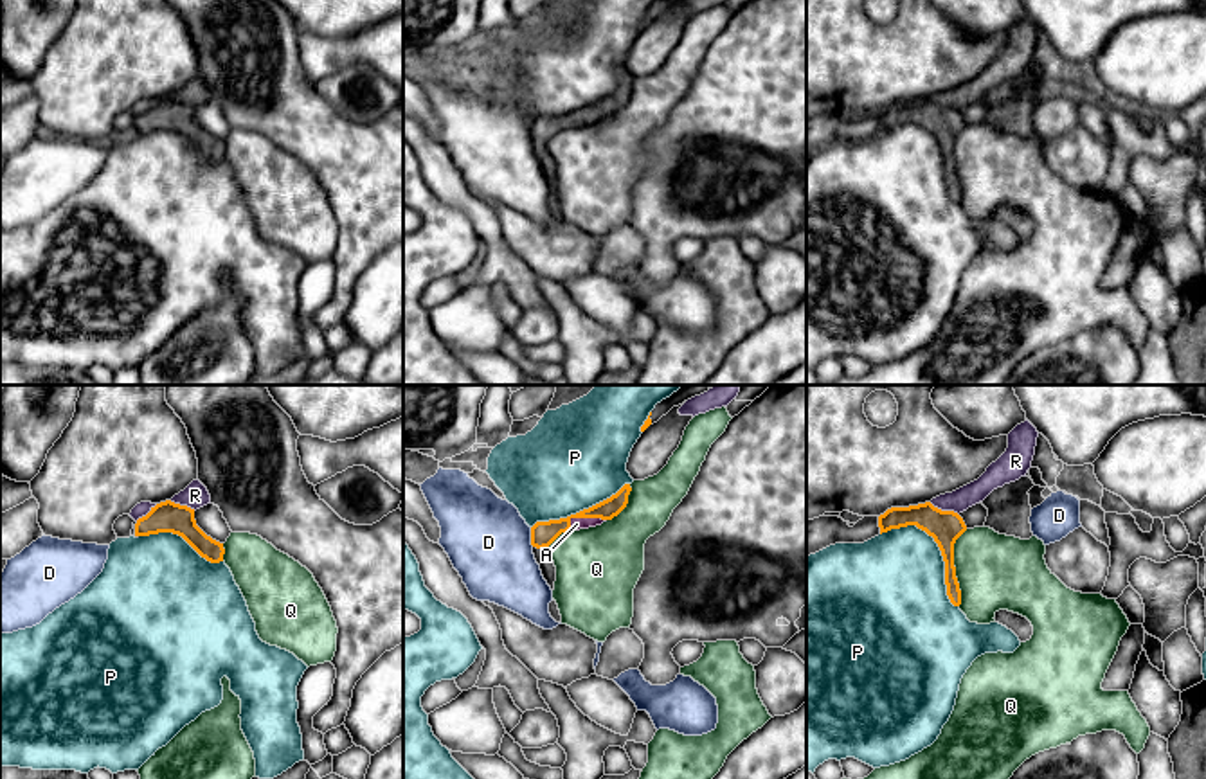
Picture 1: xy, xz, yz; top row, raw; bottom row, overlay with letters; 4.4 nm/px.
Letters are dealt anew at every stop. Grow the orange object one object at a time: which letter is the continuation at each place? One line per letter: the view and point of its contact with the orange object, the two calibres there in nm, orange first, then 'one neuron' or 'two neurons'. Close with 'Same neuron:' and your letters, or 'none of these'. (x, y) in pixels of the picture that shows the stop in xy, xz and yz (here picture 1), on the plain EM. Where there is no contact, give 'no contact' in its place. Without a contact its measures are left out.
A: contact xz (584, 114); calibres 110 and 60 nm; one neuron
D: contact xz (531, 134); calibres 110 and 380 nm; two neurons
P: contact yz (938, 143); calibres 150 and 440 nm; two neurons
Q: contact yz (954, 164); calibres 150 and 340 nm; two neurons
R: contact yz (944, 108); calibres 150 and 100 nm; two neurons
Same neuron: A

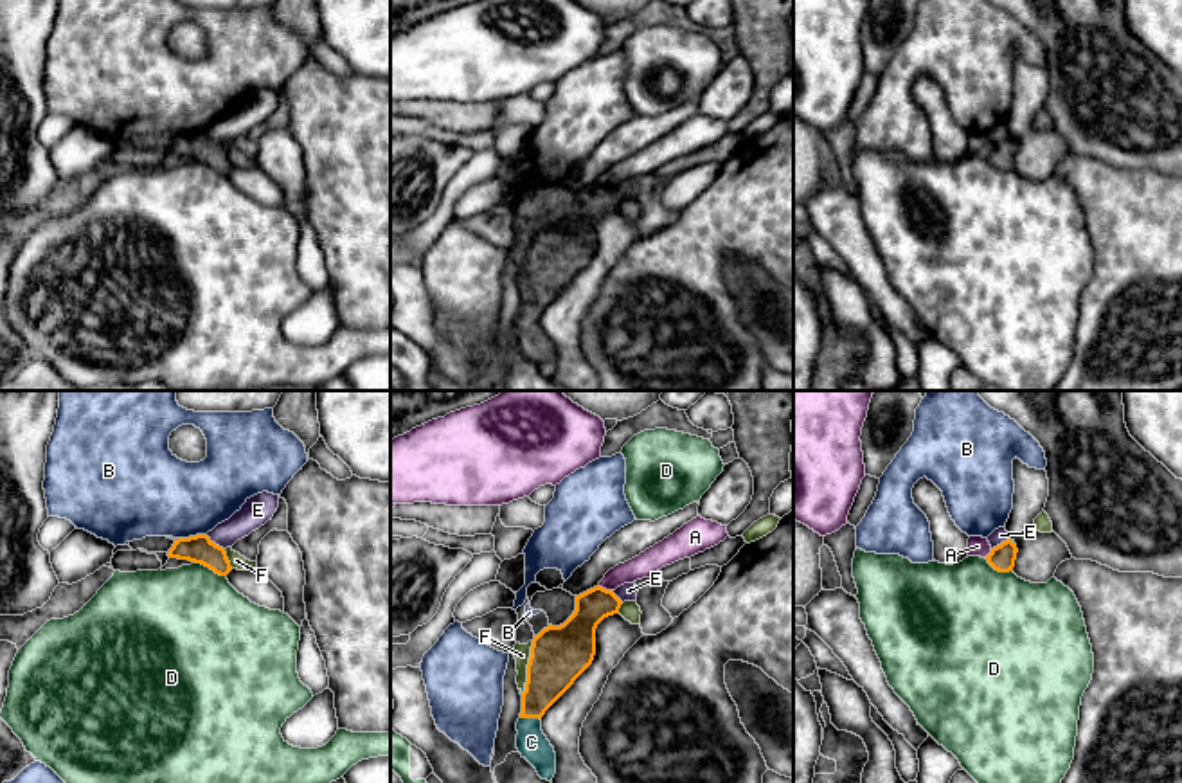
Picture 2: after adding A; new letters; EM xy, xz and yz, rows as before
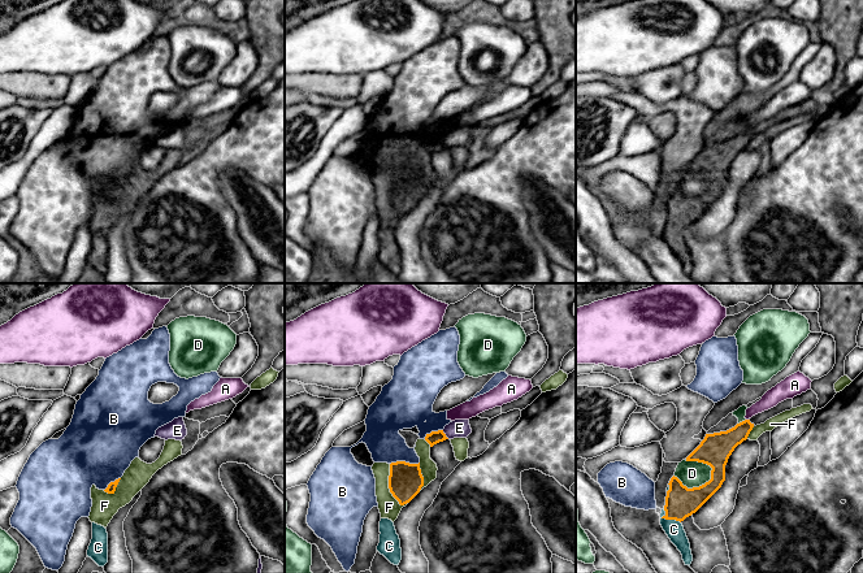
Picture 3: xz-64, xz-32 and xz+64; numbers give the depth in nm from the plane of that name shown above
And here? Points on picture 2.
A: contact xz (605, 186); calibres 170 and 110 nm; two neurons
B: contact xy (191, 134); calibres 120 and 380 nm; two neurons
C: contact xz (531, 314); calibres 220 and 140 nm; one neuron
D: contact xy (211, 166); calibres 120 and 480 nm; two neurons
E: contact xy (213, 139); calibres 120 and 140 nm; two neurons
F: contact xz (528, 265); calibres 260 and 80 nm; two neurons
Same neuron: C

